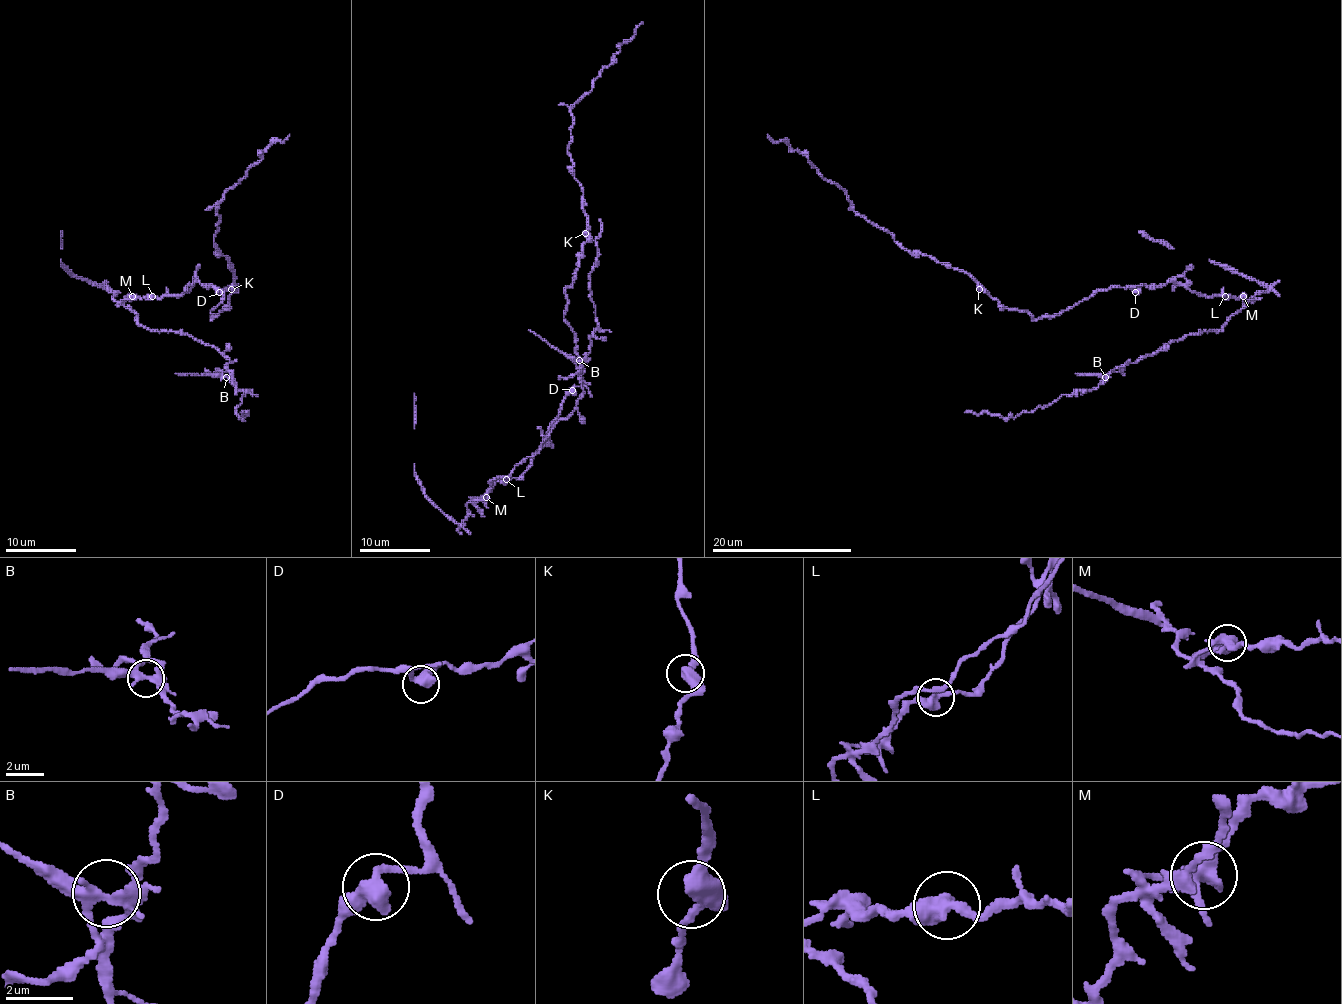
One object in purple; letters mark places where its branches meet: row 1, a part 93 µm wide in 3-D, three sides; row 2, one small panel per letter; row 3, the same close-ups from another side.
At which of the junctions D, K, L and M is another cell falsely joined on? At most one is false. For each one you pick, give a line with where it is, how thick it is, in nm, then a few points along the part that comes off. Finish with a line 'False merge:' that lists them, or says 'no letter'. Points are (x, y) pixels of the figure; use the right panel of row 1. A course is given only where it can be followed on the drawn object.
M: Place: (1243, 296). Thickness 360 nm. Course of the part to remove: (1242, 296), (1246, 303), (1221, 329), (1170, 340), (1155, 354), (1116, 366), (1096, 387), (1014, 417), (964, 412)
False merge: M

